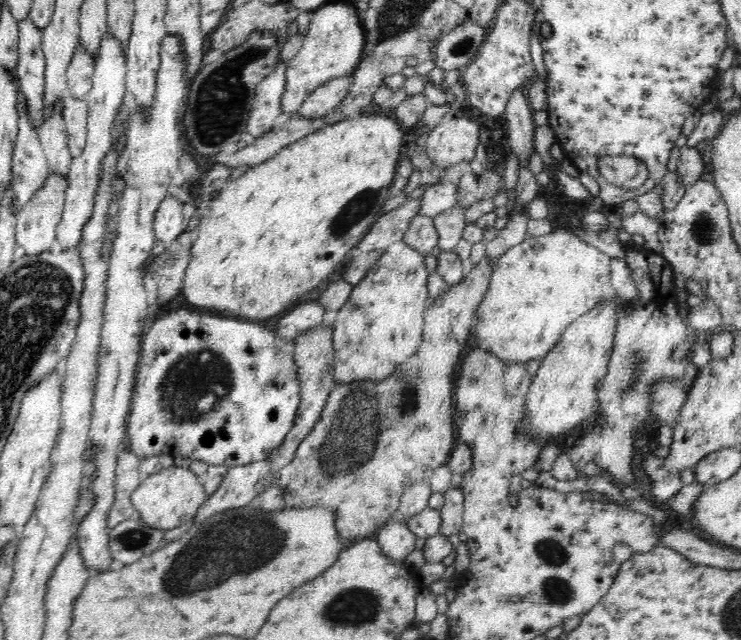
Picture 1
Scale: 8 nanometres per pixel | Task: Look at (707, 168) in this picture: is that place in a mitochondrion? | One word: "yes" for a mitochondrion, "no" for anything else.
no

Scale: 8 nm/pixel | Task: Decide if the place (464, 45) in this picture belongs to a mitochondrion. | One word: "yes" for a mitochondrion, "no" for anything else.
yes

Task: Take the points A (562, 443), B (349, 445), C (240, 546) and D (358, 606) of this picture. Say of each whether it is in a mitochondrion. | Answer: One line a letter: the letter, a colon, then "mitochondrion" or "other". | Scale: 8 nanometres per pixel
A: other
B: mitochondrion
C: mitochondrion
D: mitochondrion

